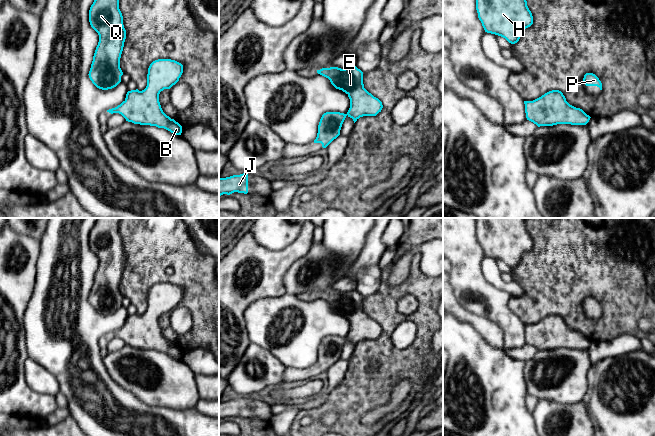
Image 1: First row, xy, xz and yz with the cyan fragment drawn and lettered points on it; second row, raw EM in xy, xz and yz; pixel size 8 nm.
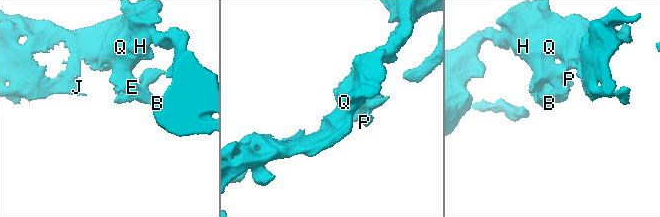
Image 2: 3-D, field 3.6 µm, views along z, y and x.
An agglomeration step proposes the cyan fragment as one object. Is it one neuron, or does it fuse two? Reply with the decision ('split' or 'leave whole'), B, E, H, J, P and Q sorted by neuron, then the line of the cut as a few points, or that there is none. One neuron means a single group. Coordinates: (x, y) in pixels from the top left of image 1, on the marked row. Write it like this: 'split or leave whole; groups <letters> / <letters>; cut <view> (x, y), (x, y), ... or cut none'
leave whole; groups B E H J P Q; cut none

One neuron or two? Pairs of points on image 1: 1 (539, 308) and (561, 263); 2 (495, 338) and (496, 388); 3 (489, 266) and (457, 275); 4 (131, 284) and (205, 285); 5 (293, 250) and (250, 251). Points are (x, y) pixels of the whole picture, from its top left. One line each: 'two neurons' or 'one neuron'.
1: one neuron
2: two neurons
3: two neurons
4: one neuron
5: one neuron

